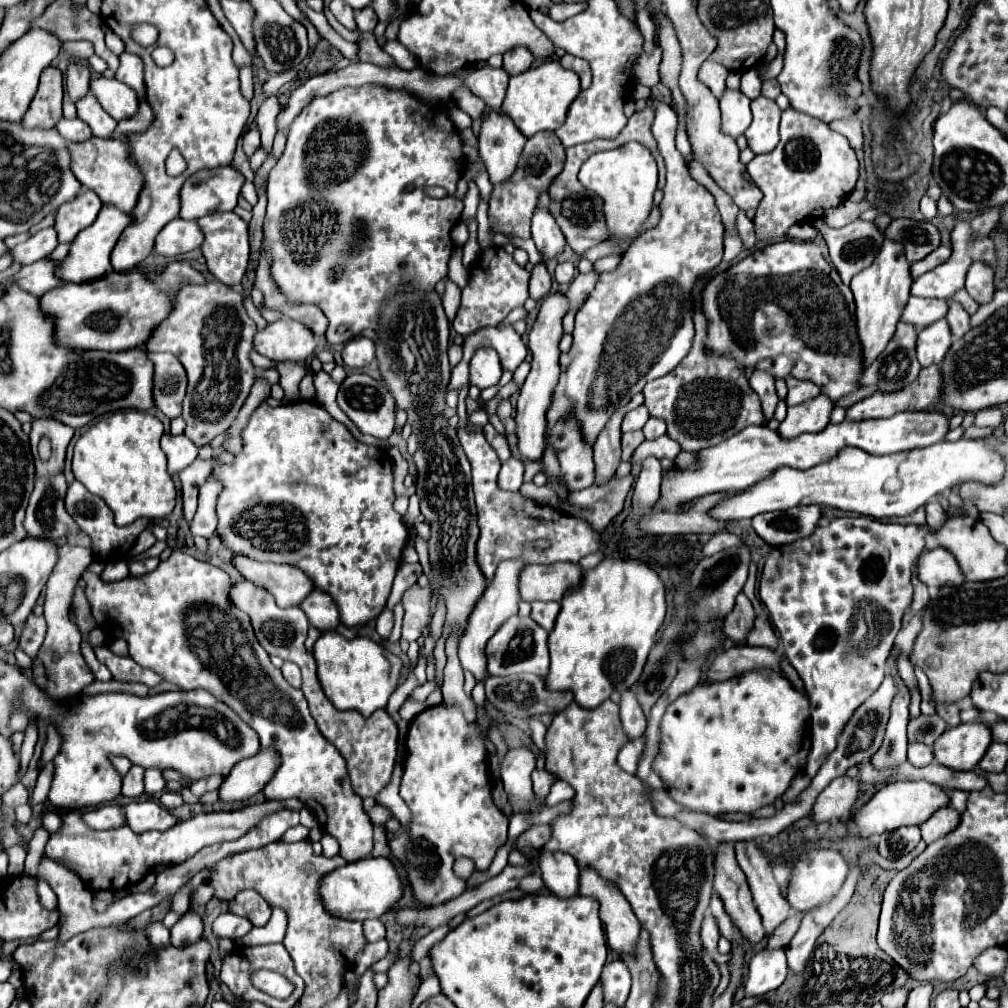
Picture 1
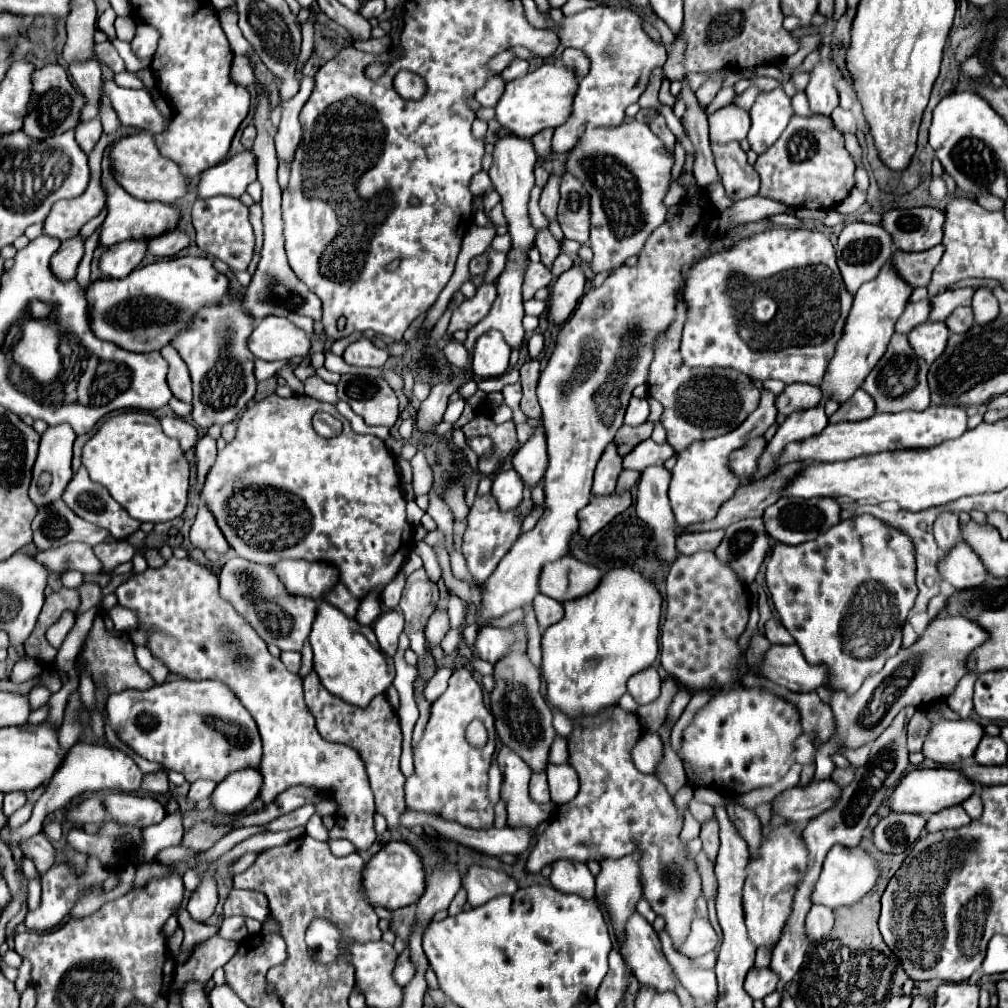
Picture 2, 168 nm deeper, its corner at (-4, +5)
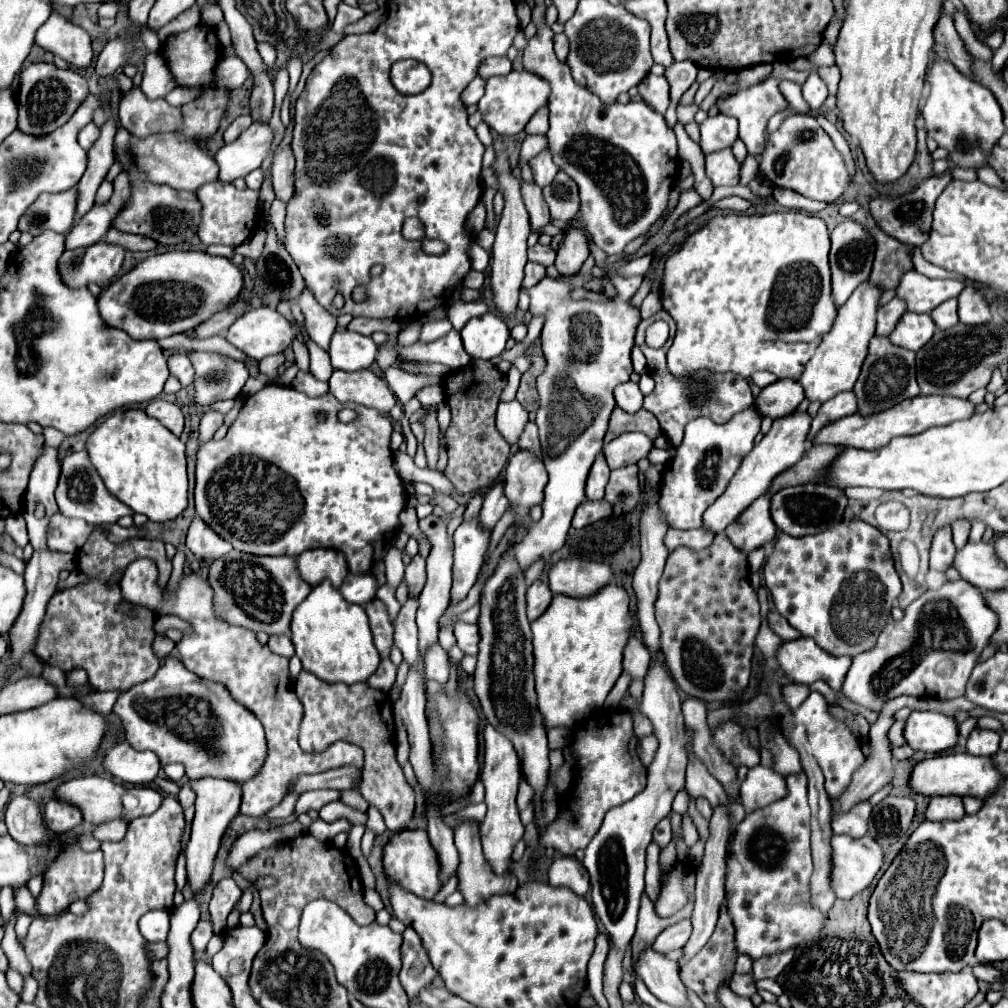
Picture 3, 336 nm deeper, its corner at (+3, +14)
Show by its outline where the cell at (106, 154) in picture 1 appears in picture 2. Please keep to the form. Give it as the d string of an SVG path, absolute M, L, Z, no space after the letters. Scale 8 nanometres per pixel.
M141 131L137 135L129 135L127 139L121 139L111 149L111 161L113 161L117 181L125 187L125 191L129 191L137 199L175 203L189 193L191 183L183 177L183 173L175 161L171 161L159 153L157 143L151 133Z

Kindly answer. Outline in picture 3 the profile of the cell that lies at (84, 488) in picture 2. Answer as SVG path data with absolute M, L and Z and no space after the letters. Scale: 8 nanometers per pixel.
M86 450L74 452L62 460L62 472L60 472L60 482L56 488L56 502L58 508L64 516L70 518L82 518L88 524L114 524L122 516L132 516L134 512L126 508L124 502L120 502L116 496L108 492L104 482L100 480L98 472L92 468Z

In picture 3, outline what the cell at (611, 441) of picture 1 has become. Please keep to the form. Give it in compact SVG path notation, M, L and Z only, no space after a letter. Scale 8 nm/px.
M600 452L590 468L590 474L588 474L588 480L586 480L586 498L588 500L600 500L604 498L604 486L608 482L608 464L606 464L606 458L604 454Z

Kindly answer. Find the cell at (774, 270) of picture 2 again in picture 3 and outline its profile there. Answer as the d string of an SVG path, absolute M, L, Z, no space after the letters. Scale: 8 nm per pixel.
M772 212L762 216L748 216L748 214L730 214L730 216L716 216L708 222L708 226L696 230L686 238L682 248L666 258L664 268L664 288L660 292L662 306L676 322L676 336L674 344L667 353L667 365L671 374L683 378L694 370L712 370L712 372L736 372L744 378L750 378L758 370L766 370L776 374L778 378L792 378L798 380L804 372L804 366L812 358L816 344L824 334L830 332L832 322L836 318L836 304L832 300L832 286L830 286L830 266L828 266L828 252L830 252L830 234L826 230L824 220L818 216L806 216L800 212Z

